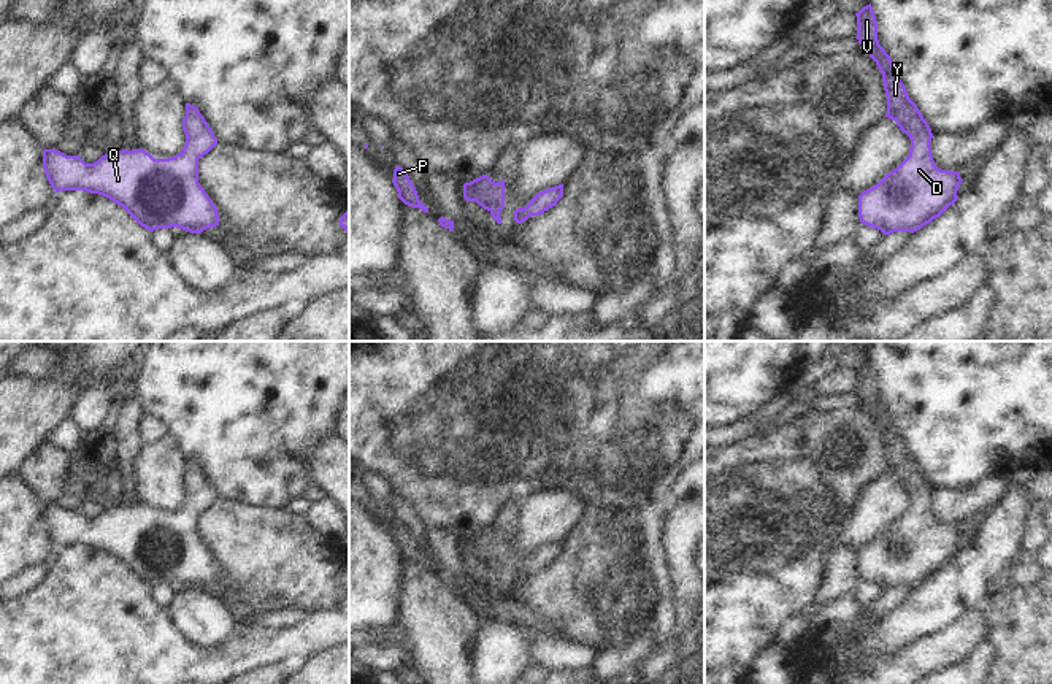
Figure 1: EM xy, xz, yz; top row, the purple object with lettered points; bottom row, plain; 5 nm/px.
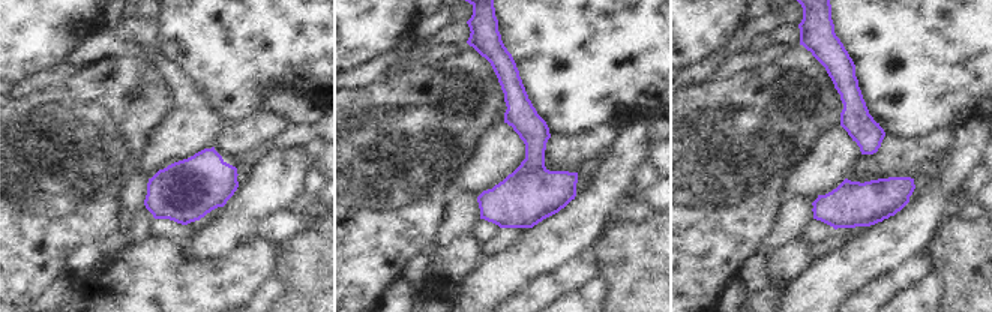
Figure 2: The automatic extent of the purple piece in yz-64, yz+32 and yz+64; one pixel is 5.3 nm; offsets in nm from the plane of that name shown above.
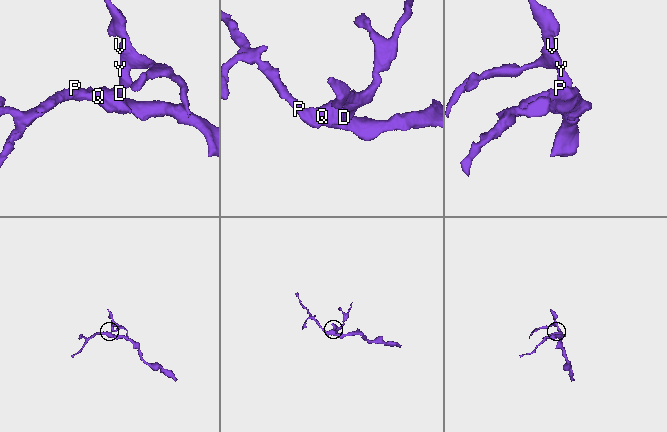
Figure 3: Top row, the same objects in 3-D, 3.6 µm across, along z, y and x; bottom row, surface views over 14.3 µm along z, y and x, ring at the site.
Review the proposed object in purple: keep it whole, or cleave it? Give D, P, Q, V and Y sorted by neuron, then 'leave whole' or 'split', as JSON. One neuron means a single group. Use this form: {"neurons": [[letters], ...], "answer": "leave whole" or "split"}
{"neurons": [["D", "P", "Q", "V", "Y"]], "answer": "leave whole"}

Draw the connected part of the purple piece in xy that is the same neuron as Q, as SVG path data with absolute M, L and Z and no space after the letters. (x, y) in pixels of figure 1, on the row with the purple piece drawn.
M186 103L186 144L168 159L154 159L144 149L108 152L94 163L57 149L43 151L43 170L51 187L86 190L122 206L149 232L178 227L202 233L219 225L219 213L198 183L198 159L216 144L198 108Z

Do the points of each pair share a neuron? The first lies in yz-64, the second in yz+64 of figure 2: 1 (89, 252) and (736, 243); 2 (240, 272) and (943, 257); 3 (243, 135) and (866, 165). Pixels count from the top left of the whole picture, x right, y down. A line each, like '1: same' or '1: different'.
1: different
2: different
3: same

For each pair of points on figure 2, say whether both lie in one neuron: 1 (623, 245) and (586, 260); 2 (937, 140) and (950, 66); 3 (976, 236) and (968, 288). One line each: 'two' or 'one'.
1: two
2: two
3: one

